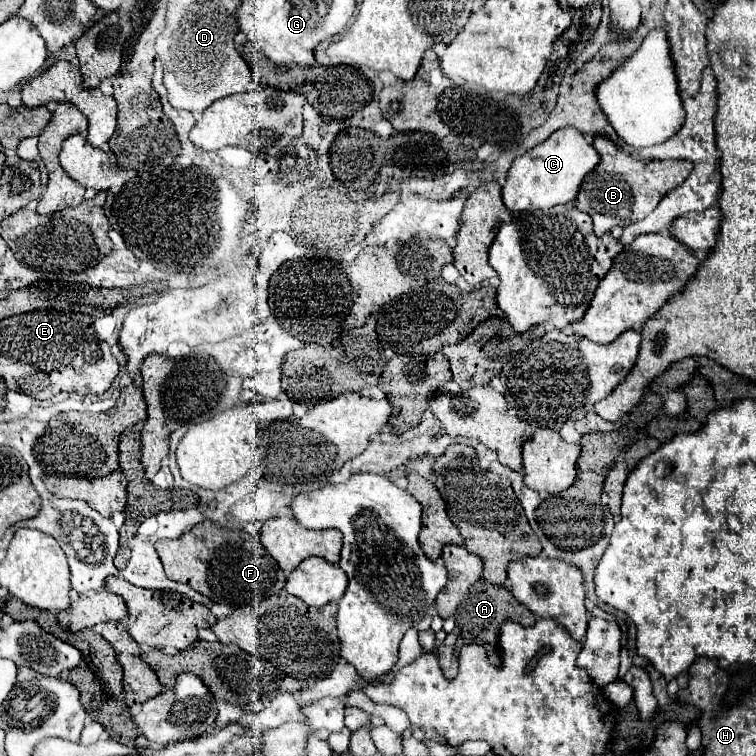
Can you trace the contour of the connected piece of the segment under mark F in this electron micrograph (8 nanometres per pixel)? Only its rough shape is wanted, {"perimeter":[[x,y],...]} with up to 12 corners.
{"perimeter":[[213,521],[155,549],[169,579],[241,607],[285,573],[245,531]]}

